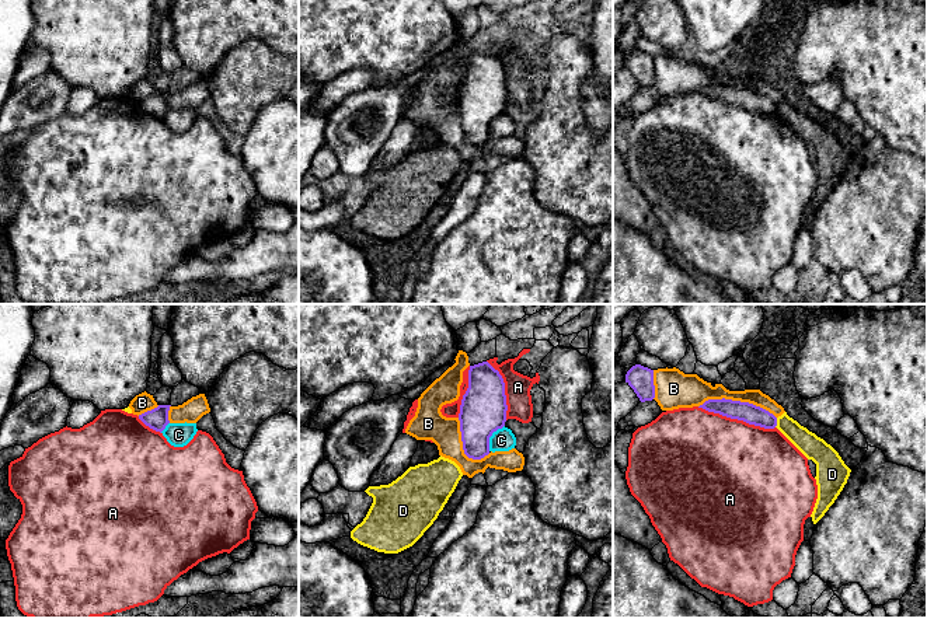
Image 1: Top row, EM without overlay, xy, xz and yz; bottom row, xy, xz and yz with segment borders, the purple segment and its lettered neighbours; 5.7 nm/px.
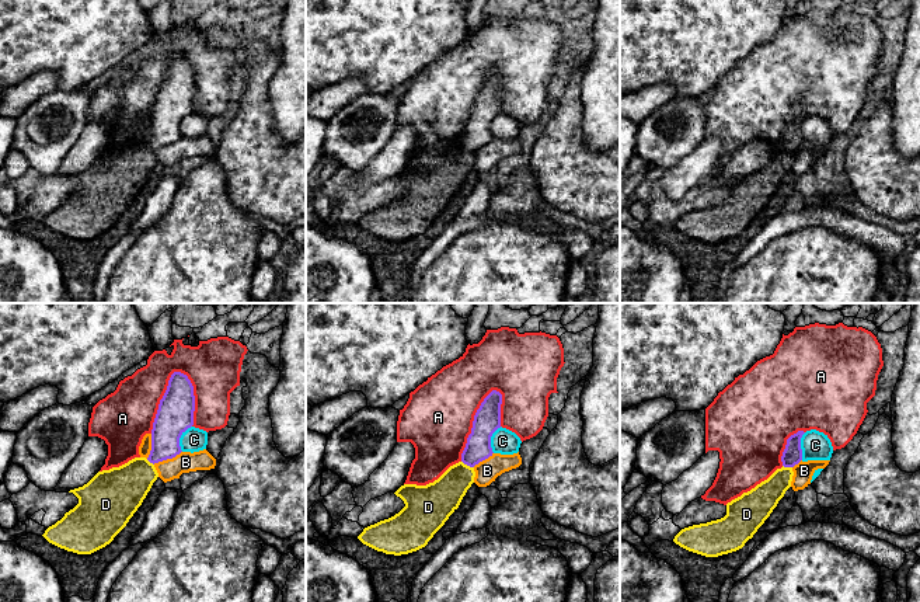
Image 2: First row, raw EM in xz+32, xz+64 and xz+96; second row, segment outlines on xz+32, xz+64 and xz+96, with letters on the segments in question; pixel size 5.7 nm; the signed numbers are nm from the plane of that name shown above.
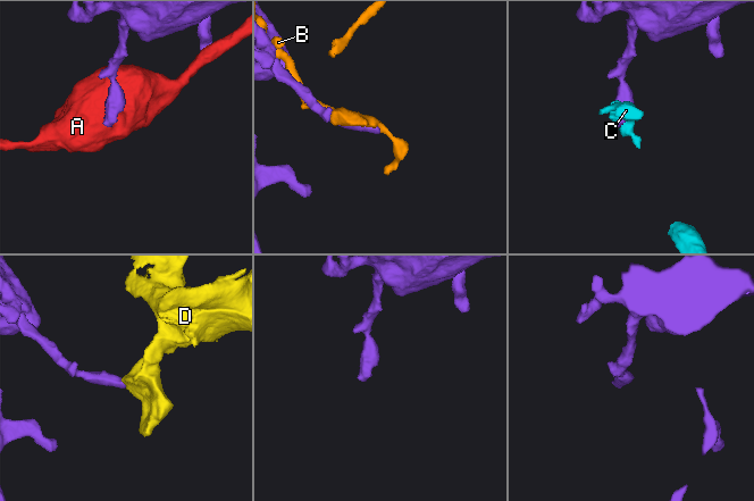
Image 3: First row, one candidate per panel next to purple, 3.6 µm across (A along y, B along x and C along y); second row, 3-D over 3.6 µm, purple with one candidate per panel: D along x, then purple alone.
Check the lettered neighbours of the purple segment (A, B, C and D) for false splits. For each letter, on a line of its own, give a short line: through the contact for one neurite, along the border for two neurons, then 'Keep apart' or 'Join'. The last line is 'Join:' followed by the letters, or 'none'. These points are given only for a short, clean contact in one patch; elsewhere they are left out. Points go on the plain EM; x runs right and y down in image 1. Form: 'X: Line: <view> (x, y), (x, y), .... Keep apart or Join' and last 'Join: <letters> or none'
A: Keep apart
B: Keep apart
C: Keep apart
D: Line: yz (777, 104), (774, 112). Keep apart
Join: none

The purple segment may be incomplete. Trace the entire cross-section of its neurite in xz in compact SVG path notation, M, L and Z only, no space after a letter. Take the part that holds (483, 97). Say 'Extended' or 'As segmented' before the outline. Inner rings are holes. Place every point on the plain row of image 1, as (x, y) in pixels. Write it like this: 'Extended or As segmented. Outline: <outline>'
As segmented. Outline: M488 48L470 52L468 74L460 91L464 140L481 146L489 140L489 123L506 108L505 69Z

